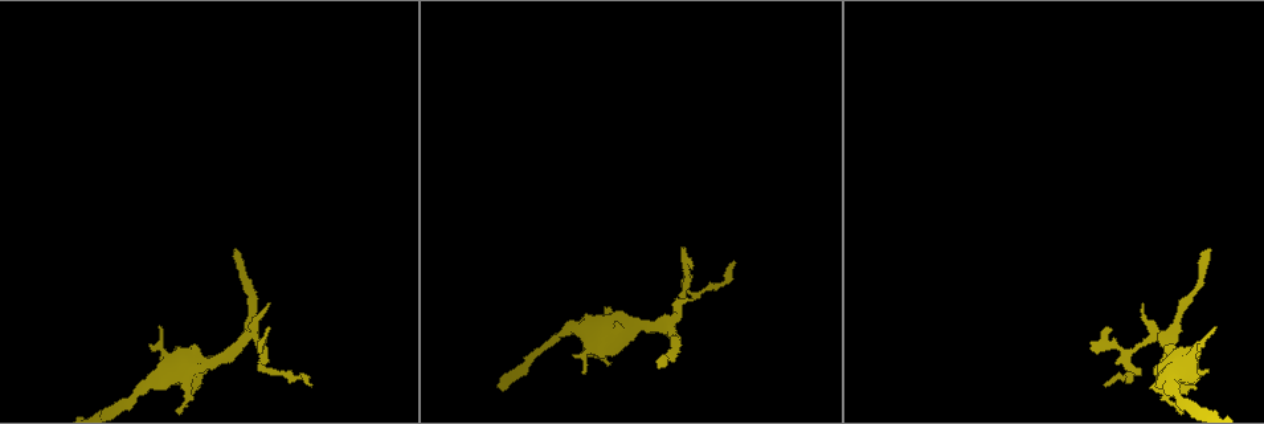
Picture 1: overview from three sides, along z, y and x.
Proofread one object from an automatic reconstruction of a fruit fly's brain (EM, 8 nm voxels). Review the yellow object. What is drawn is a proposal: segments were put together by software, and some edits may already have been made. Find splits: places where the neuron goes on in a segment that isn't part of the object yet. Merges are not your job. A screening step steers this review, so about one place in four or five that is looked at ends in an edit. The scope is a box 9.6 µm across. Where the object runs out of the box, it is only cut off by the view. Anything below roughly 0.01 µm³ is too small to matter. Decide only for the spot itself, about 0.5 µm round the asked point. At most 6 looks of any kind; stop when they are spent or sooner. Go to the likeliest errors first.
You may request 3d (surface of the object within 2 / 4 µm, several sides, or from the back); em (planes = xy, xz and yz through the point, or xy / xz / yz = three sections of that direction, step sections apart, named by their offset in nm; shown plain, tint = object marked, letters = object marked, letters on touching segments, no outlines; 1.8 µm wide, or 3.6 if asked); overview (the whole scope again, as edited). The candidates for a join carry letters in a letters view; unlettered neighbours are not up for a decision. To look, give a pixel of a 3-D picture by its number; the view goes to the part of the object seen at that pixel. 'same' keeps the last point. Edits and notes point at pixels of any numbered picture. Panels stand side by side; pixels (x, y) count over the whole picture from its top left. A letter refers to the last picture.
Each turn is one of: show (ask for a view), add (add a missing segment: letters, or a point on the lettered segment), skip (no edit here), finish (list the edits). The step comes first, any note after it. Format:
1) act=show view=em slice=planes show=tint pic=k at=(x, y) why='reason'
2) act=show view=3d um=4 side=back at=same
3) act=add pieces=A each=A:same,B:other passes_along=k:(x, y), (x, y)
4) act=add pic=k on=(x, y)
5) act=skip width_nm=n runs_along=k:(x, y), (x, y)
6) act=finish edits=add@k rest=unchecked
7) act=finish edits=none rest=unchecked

act=show view=em slice=xy step=16 show=letters pic=1 at=(659, 366) why='thin end'

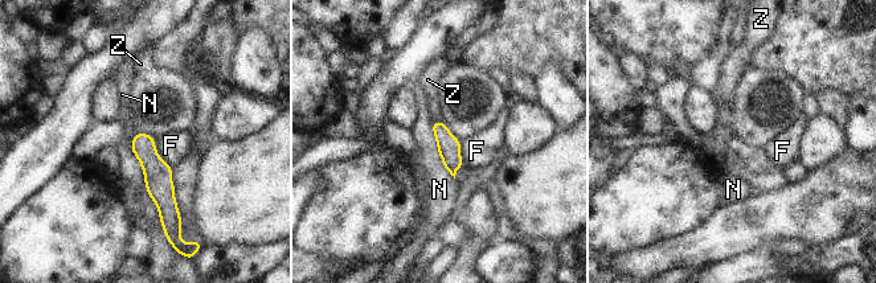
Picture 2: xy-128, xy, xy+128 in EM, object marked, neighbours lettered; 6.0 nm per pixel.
act=add pieces=Z width_nm=140 longest_contact=N:380nm each=F:other,N:other,Z:same found='the neuron continues'

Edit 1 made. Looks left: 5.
act=show view=overview why='redraw'

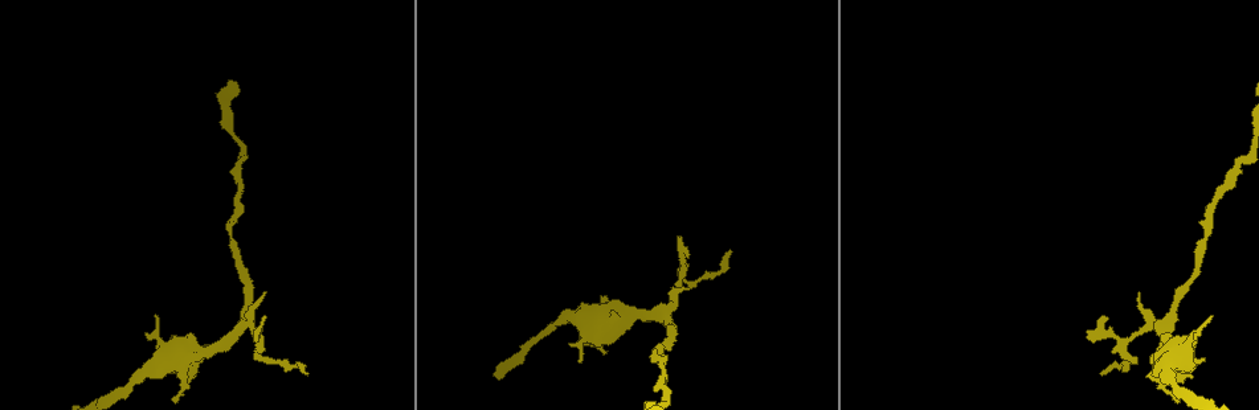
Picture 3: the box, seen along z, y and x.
act=show view=3d um=2 side=back pic=3 at=(691, 289) why='free end'

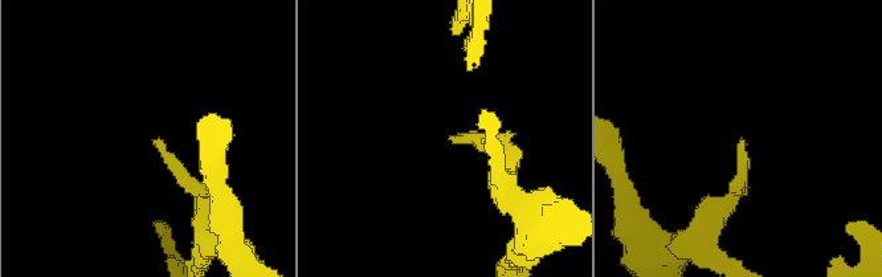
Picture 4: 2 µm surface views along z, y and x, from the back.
act=show view=em slice=planes show=letters pic=4 at=(154, 140)

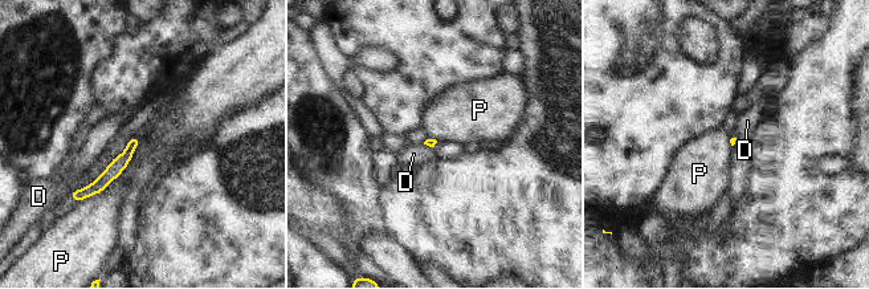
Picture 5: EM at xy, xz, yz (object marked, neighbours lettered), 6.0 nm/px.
act=skip each=D:other,P:other border=5:(141, 138), (123, 171), (76, 203) found='none of them fits'

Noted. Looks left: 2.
act=finish edits=add@2 rest=unchecked

